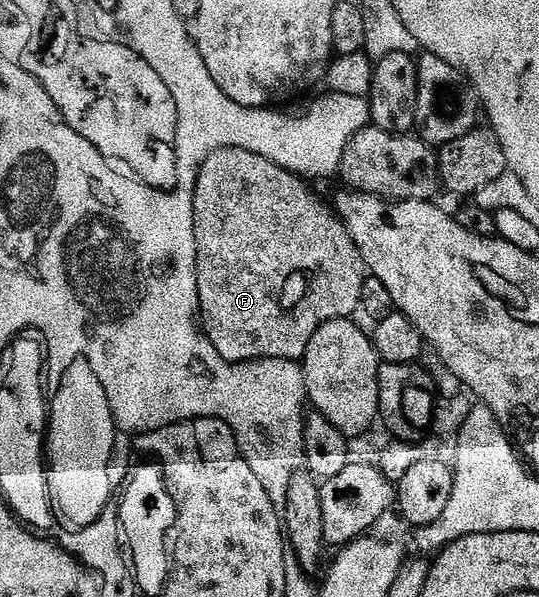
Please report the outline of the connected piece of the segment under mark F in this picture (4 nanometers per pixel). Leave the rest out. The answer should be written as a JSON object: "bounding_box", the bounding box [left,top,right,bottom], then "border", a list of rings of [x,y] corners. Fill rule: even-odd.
{"bounding_box":[188,150,362,363],"border":[[[215,150],[202,161],[192,178],[192,194],[188,198],[188,213],[192,216],[192,248],[197,259],[204,261],[204,278],[208,281],[208,290],[203,284],[196,288],[196,313],[205,340],[210,344],[214,356],[223,362],[256,362],[260,358],[282,360],[295,363],[300,357],[302,348],[306,348],[306,340],[324,322],[344,320],[352,309],[356,310],[360,302],[362,273],[360,262],[356,259],[356,250],[348,243],[344,230],[300,187],[295,177],[283,170],[276,170],[263,159],[256,158],[246,151]]]}

